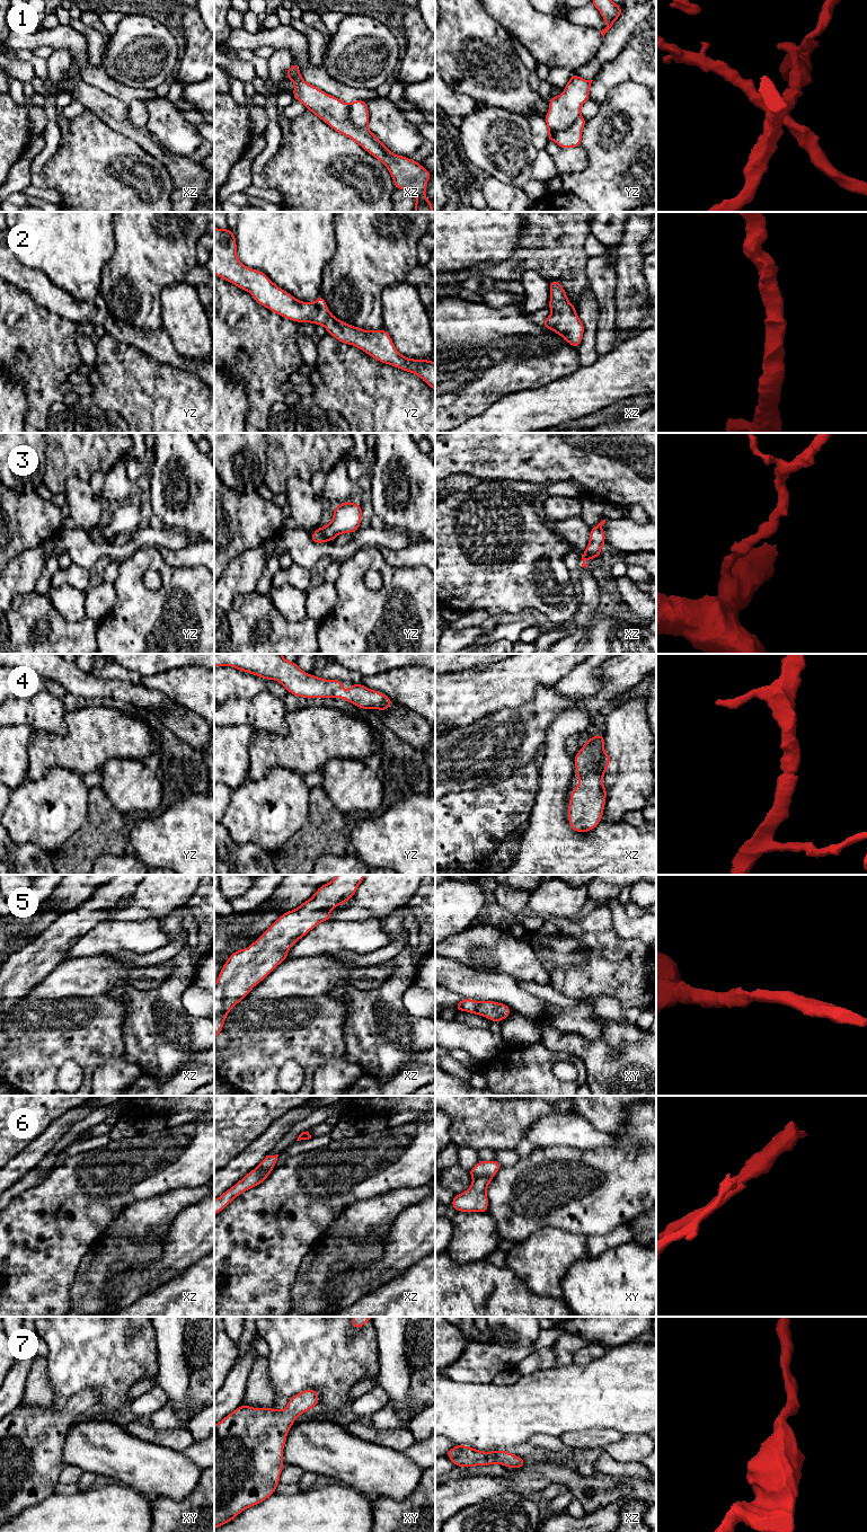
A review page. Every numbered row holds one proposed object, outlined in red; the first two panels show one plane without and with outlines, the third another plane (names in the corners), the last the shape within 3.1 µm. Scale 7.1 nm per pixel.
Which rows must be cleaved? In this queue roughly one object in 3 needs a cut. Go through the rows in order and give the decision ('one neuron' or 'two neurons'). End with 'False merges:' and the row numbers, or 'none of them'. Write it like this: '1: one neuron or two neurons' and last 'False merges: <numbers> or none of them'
1: two neurons
2: one neuron
3: one neuron
4: one neuron
5: one neuron
6: two neurons
7: one neuron
False merges: 1, 6

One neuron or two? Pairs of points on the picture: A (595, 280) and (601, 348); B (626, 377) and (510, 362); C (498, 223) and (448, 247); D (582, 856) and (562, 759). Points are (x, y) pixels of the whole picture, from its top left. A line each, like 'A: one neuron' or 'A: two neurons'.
A: one neuron
B: two neurons
C: one neuron
D: one neuron

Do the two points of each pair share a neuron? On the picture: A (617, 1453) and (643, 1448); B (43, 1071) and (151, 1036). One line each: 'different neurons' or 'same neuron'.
A: same neuron
B: different neurons

